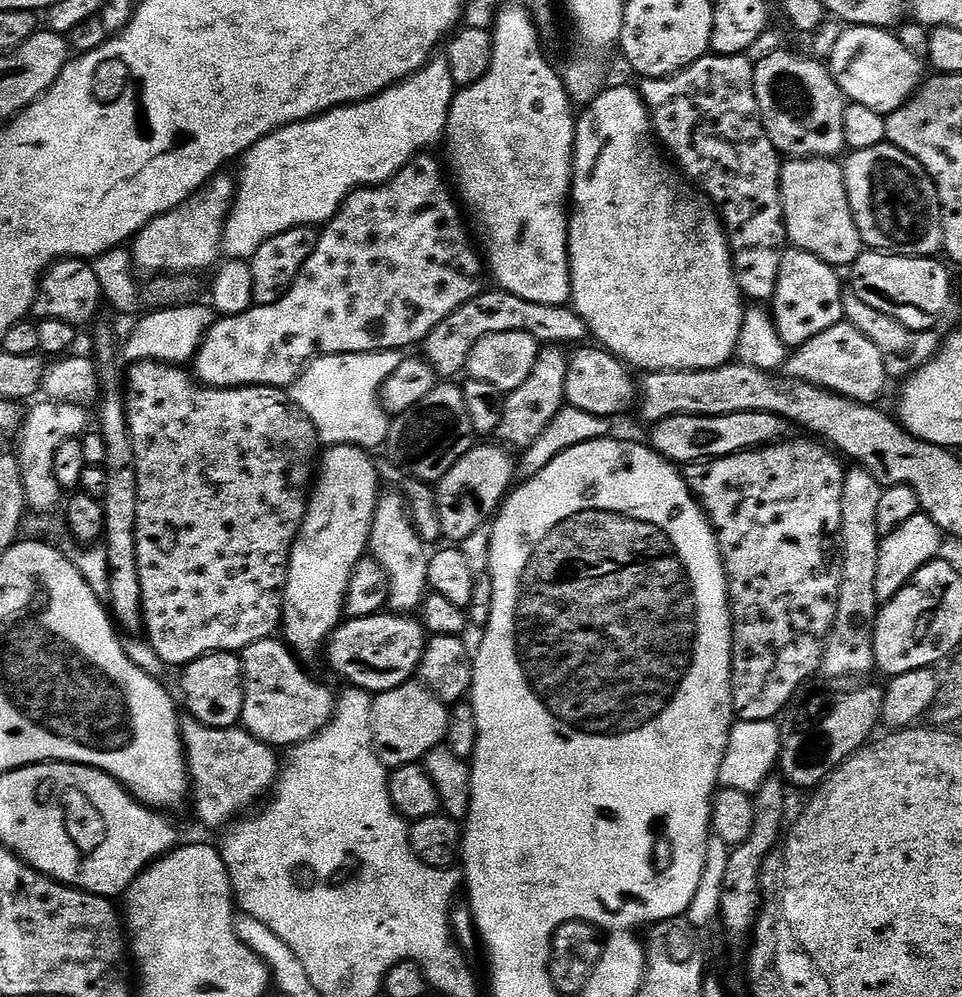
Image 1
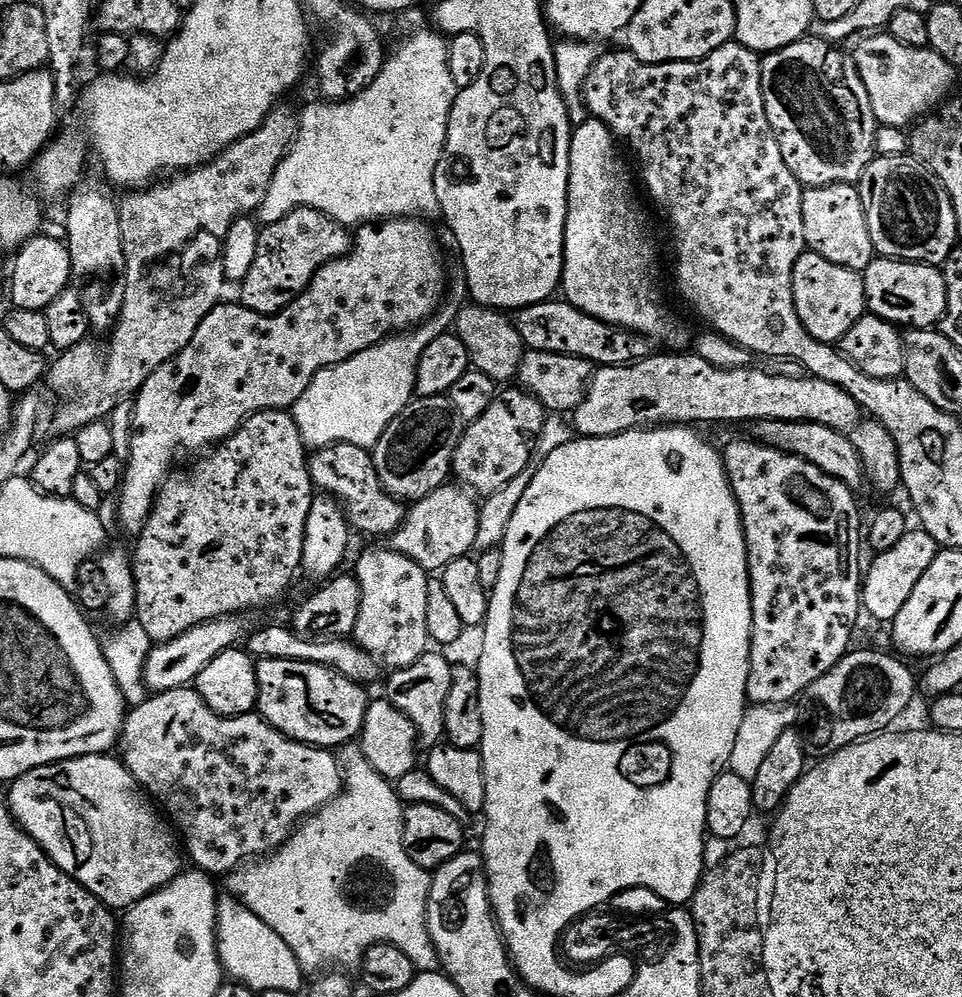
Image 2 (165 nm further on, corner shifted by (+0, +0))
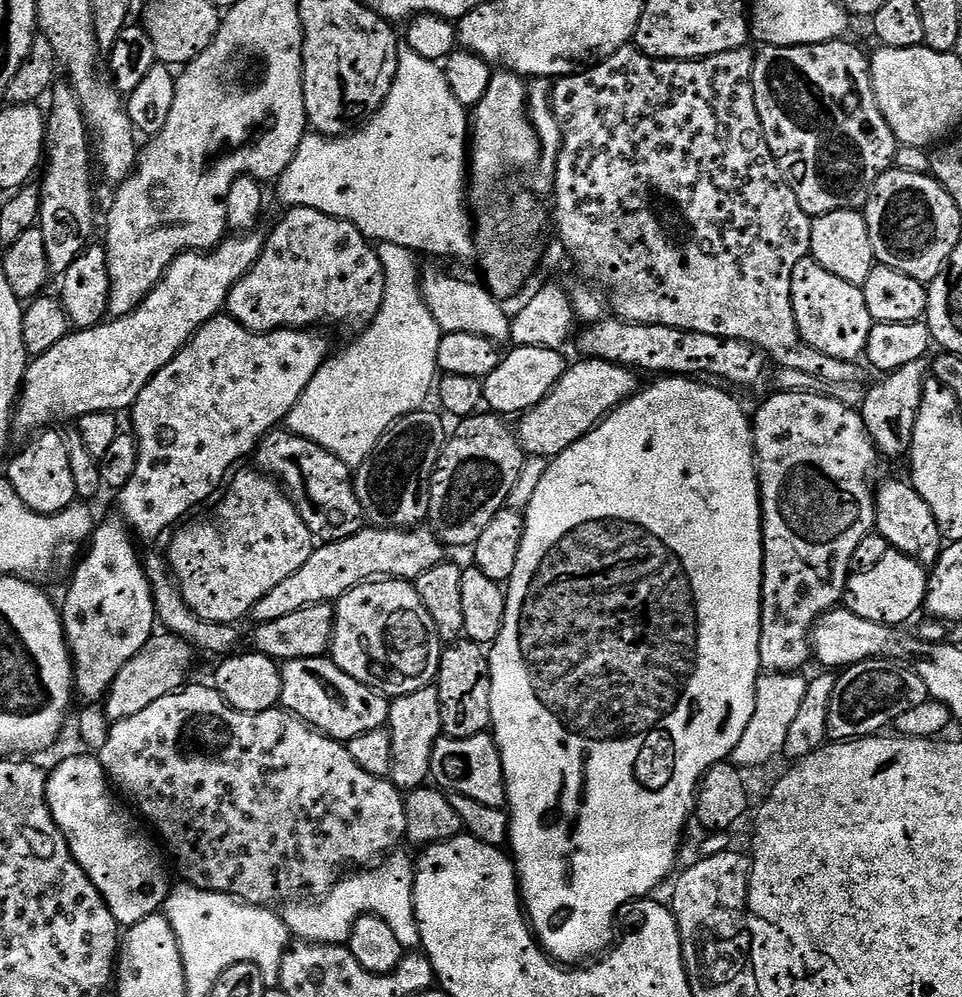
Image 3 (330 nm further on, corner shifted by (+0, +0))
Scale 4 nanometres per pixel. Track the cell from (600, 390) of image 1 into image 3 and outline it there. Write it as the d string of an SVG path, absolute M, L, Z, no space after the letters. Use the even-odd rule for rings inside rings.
M512 346L508 350L509 352L505 351L501 355L498 366L494 366L494 370L483 377L484 404L492 407L489 409L493 413L505 418L516 418L538 406L538 402L542 402L542 398L546 398L546 394L554 390L558 378L562 378L562 374L568 369L569 361L564 360L563 351L538 346Z

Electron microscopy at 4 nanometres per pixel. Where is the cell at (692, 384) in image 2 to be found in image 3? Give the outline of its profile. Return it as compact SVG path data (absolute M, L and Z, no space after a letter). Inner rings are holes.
M580 358L577 364L575 362L569 363L568 369L562 374L562 378L558 378L554 390L550 390L550 394L546 394L546 398L542 398L542 402L538 402L538 406L534 406L519 417L518 439L525 453L528 456L546 456L551 458L562 454L570 446L574 446L574 442L581 440L591 428L596 427L619 404L623 404L631 396L636 395L638 391L636 376L637 373L633 369L623 368L620 364L611 364L605 360Z

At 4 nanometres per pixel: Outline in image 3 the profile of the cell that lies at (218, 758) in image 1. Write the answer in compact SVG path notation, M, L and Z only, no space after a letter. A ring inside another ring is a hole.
M191 684L158 698L158 702L150 702L146 710L138 710L138 714L130 718L115 721L109 727L106 746L98 749L99 762L104 767L109 781L121 793L124 791L136 803L135 811L140 811L156 827L155 835L162 844L164 839L163 847L166 852L168 847L167 855L170 860L172 855L171 863L174 868L176 863L176 868L180 871L179 879L183 883L192 884L202 890L235 896L246 904L283 906L301 898L325 896L341 880L346 870L353 866L368 866L387 857L399 845L396 843L405 839L406 810L400 789L392 785L391 779L366 774L366 770L362 770L362 766L358 766L358 762L350 758L347 747L341 741L325 736L323 732L317 732L312 725L305 724L297 716L284 711L283 707L277 706L265 712L239 712L224 701L215 687Z

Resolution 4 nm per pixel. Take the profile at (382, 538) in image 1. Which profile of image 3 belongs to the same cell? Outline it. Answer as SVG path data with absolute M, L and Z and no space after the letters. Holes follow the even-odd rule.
M376 578L367 584L351 588L340 600L335 601L334 630L330 659L336 663L338 670L358 678L362 686L370 686L383 696L395 698L402 694L414 694L414 690L433 687L440 669L442 641L434 626L422 598L418 598L415 583L407 580Z

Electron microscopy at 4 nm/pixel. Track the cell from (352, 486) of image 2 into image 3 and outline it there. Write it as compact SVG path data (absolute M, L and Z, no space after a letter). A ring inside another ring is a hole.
M273 430L257 444L254 453L255 460L255 467L259 471L279 481L284 491L292 499L292 505L298 510L302 522L306 522L310 534L317 541L329 544L345 540L358 534L360 529L365 527L364 511L356 497L353 469L345 466L334 454L330 454L330 450L322 450L322 446L287 430Z

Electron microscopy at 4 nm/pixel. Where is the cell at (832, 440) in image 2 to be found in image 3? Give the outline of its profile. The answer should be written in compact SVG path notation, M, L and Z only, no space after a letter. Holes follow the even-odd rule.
M907 479L884 480L875 485L876 526L875 531L888 543L889 549L906 554L918 563L931 566L940 557L946 541L938 530L938 522L934 522L934 514L930 506L926 506L926 498L912 488Z

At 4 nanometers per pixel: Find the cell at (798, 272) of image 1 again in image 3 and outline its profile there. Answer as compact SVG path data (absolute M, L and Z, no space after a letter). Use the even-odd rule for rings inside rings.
M803 260L794 266L792 309L800 339L814 350L839 360L859 361L864 356L874 321L870 310L866 310L866 298L861 285L834 278L834 274L830 274L830 270L822 270L816 260Z

